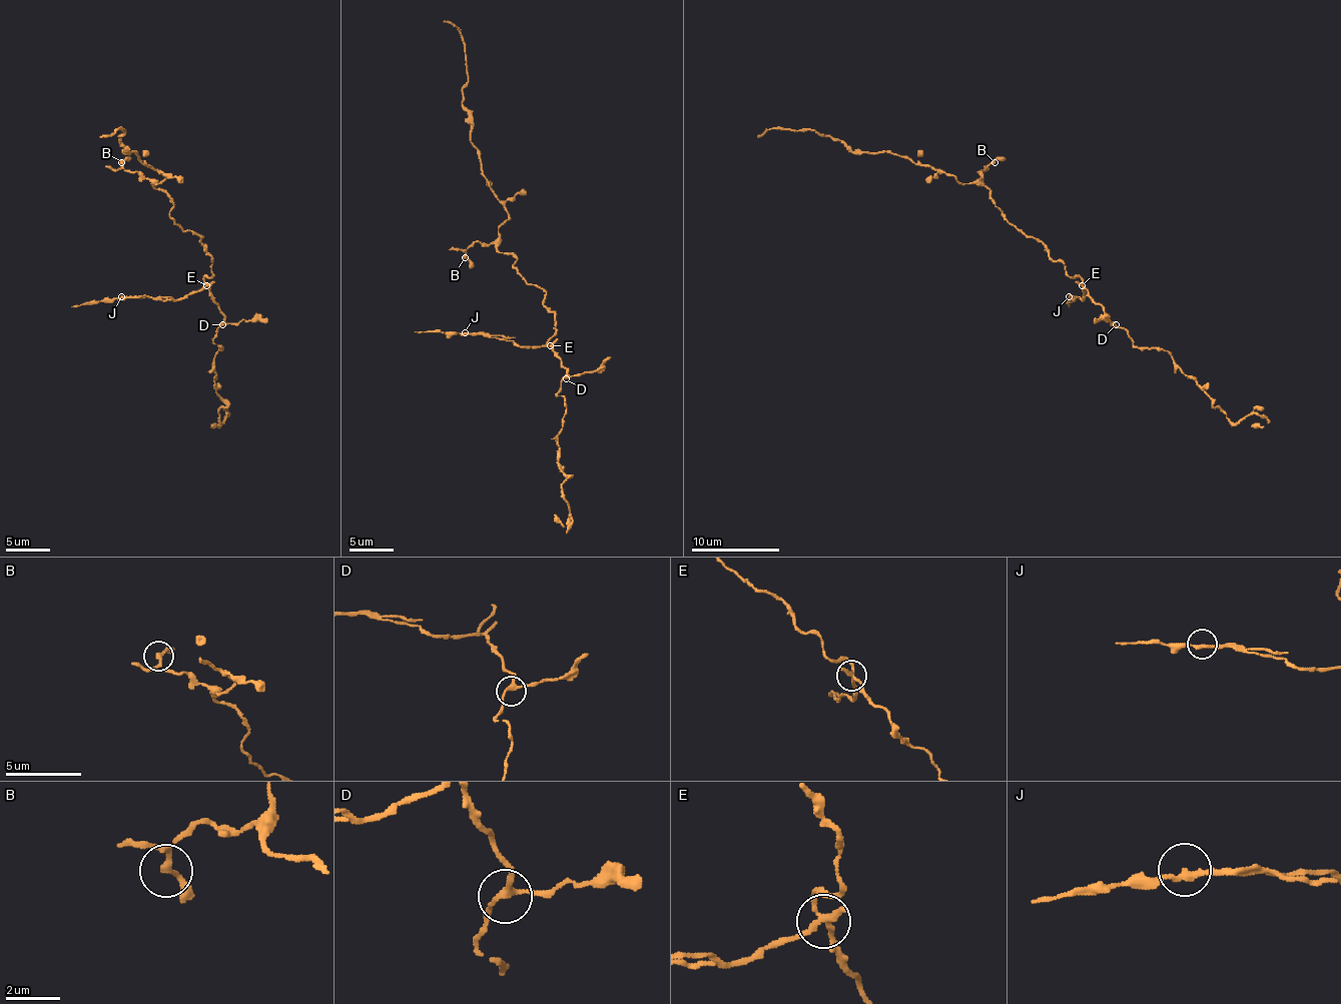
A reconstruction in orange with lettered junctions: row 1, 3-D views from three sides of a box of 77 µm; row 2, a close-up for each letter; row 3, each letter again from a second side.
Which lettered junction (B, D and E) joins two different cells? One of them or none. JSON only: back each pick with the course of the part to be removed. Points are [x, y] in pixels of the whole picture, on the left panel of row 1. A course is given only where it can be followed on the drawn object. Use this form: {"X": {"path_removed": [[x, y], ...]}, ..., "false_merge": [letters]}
{"E": {"path_removed": [[207, 285], [183, 298], [150, 296], [90, 300], [71, 307]]}, "false_merge": ["E"]}

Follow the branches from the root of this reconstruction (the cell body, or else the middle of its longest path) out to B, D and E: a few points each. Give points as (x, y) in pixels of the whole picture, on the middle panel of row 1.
B: (546, 297), (542, 288), (528, 284), (513, 266), (515, 257), (493, 244), (473, 242), (465, 257)
D: (546, 297), (544, 303), (555, 314), (553, 350), (566, 369), (566, 378)
E: (546, 297), (544, 303), (555, 314), (555, 341), (550, 345)

